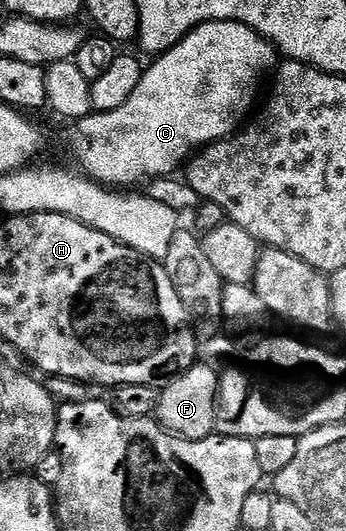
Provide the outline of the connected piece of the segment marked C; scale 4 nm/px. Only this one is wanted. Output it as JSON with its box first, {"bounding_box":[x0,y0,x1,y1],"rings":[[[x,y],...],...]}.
{"bounding_box":[71,20,277,190],"rings":[[[214,20],[208,24],[197,26],[184,40],[177,42],[177,46],[173,46],[169,51],[162,53],[156,59],[159,61],[152,68],[150,65],[144,71],[137,90],[133,90],[129,102],[125,102],[125,106],[117,106],[117,110],[109,110],[108,112],[95,112],[74,125],[75,133],[71,136],[71,152],[79,159],[80,165],[78,164],[78,167],[86,175],[90,176],[92,180],[98,180],[104,186],[114,186],[119,190],[130,189],[132,187],[130,184],[139,184],[142,180],[150,182],[161,176],[172,175],[176,171],[174,168],[179,163],[182,165],[196,150],[202,150],[208,144],[216,144],[219,140],[227,139],[228,136],[232,135],[244,123],[243,115],[247,111],[250,113],[256,107],[255,95],[259,92],[259,83],[266,76],[268,79],[269,73],[276,67],[277,59],[275,60],[275,56],[277,57],[275,45],[271,41],[266,40],[259,32],[254,32],[247,24],[242,24],[236,20]]]}

